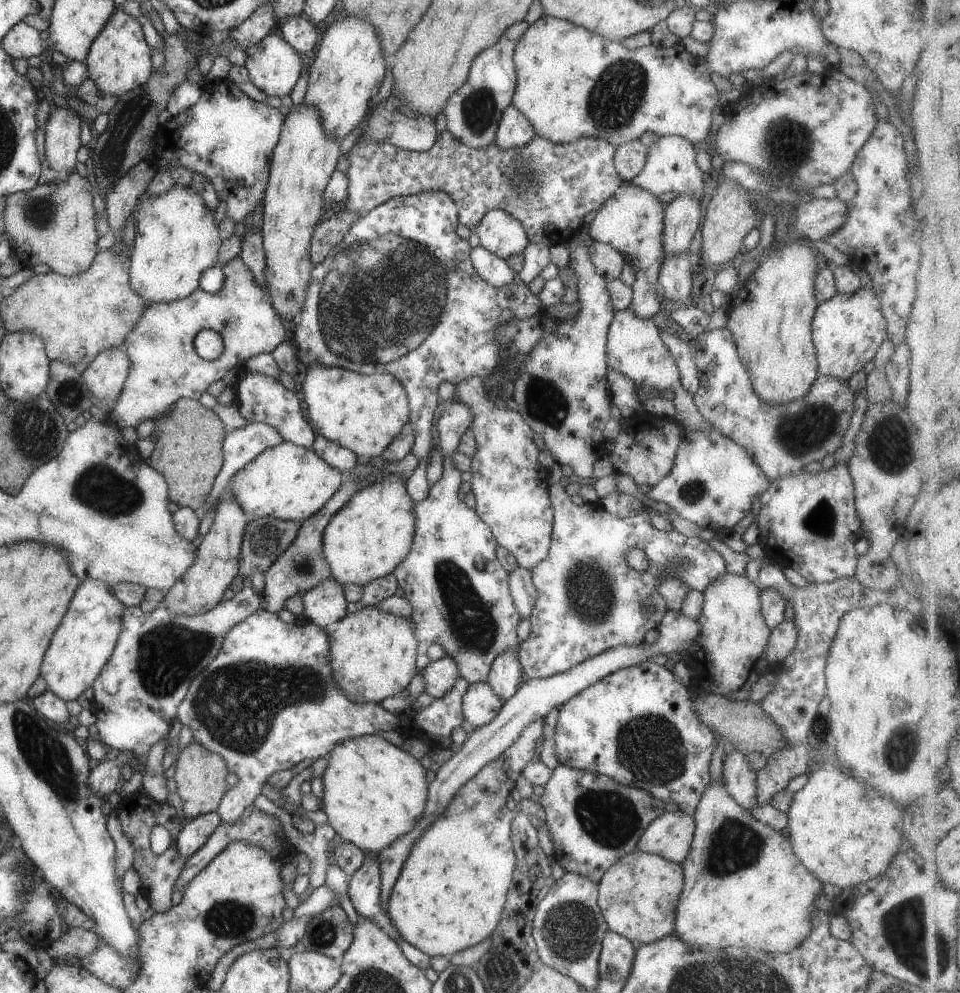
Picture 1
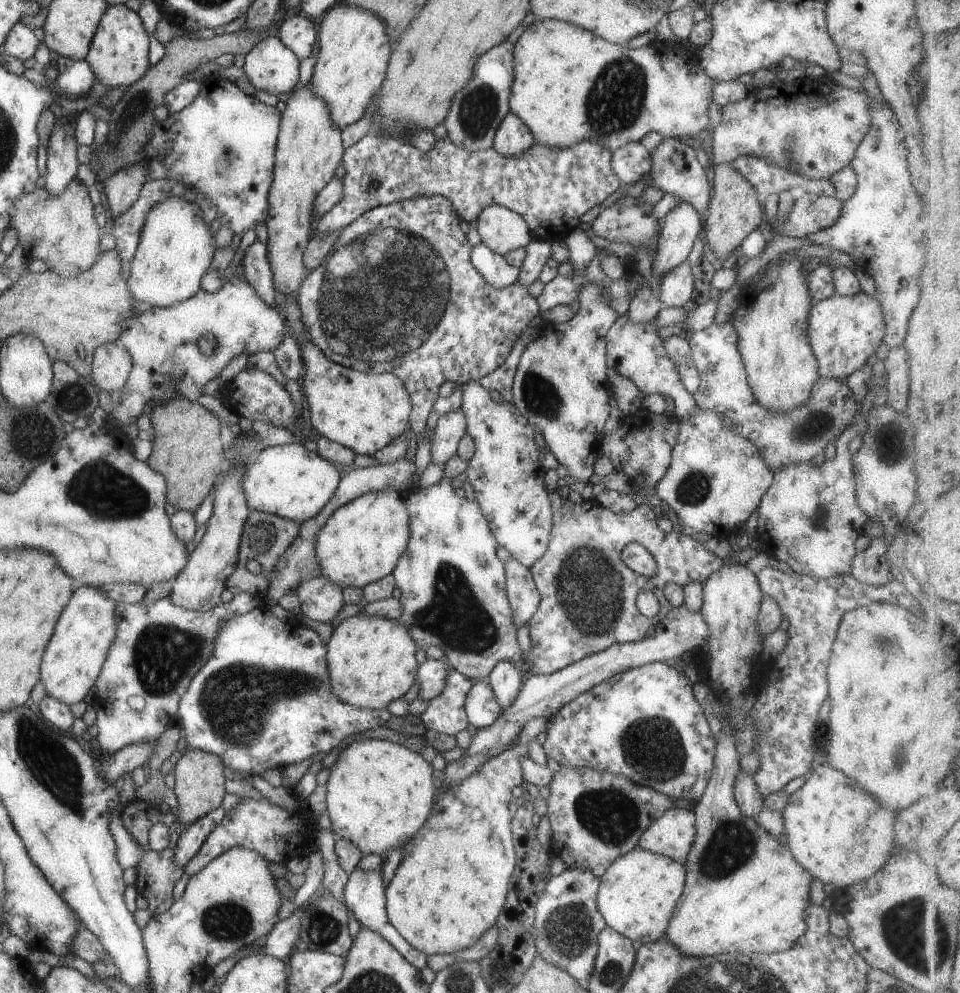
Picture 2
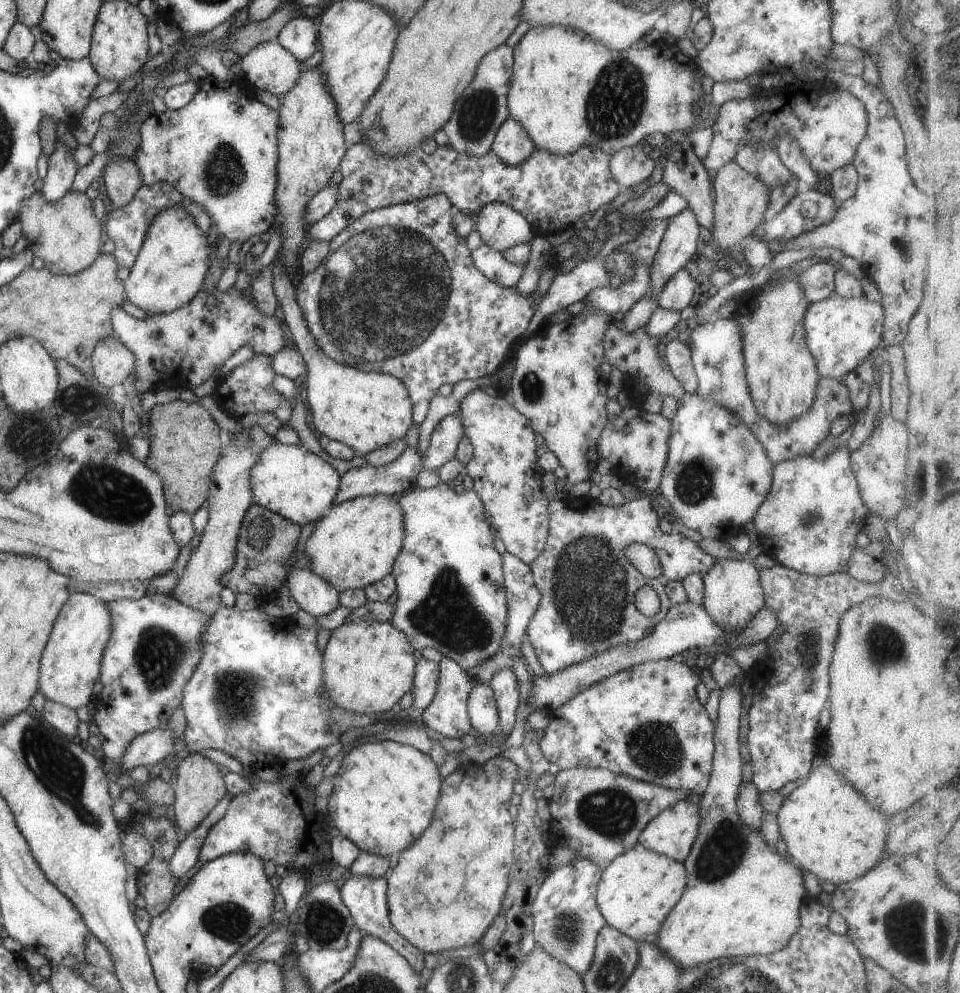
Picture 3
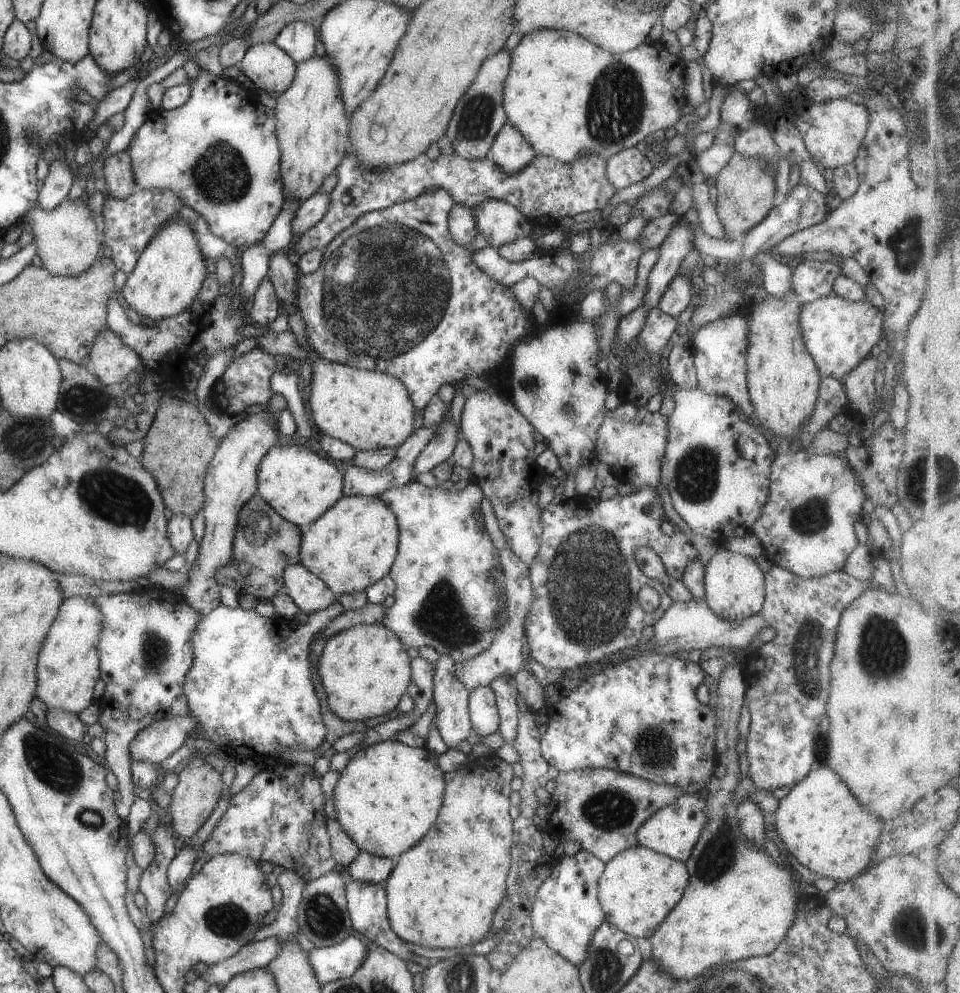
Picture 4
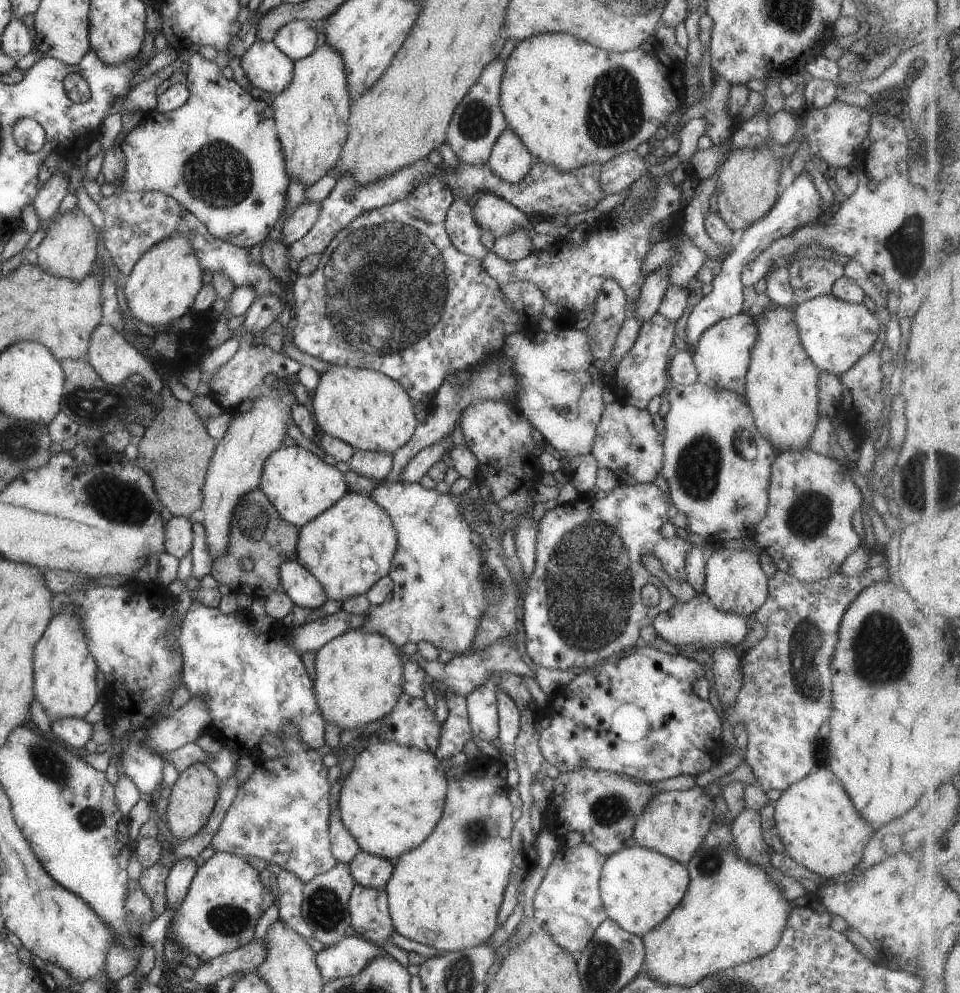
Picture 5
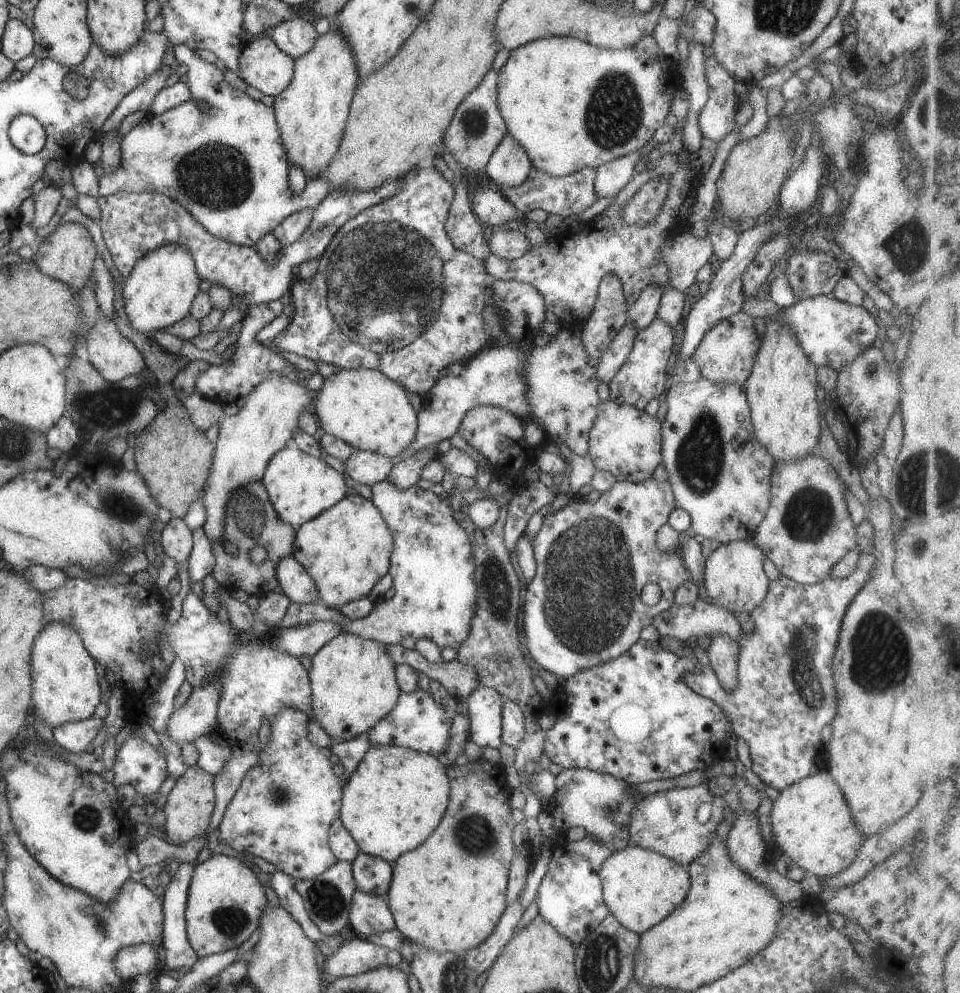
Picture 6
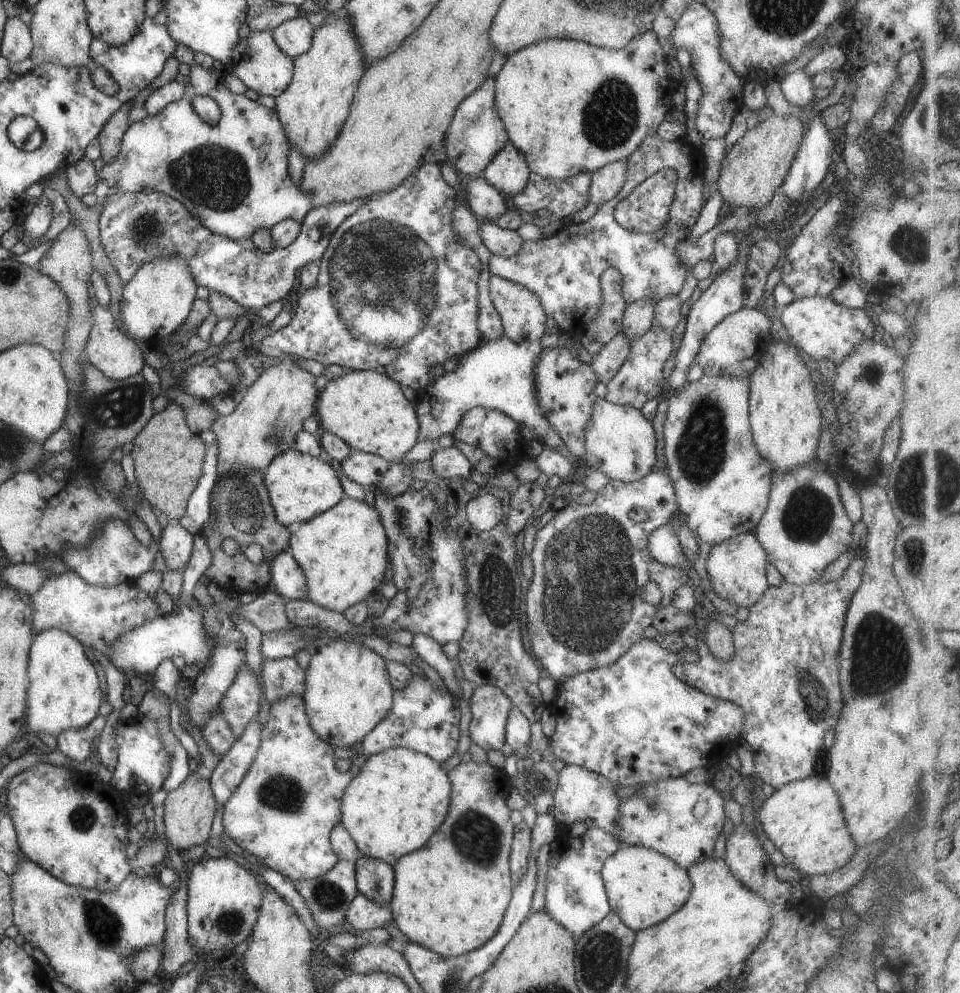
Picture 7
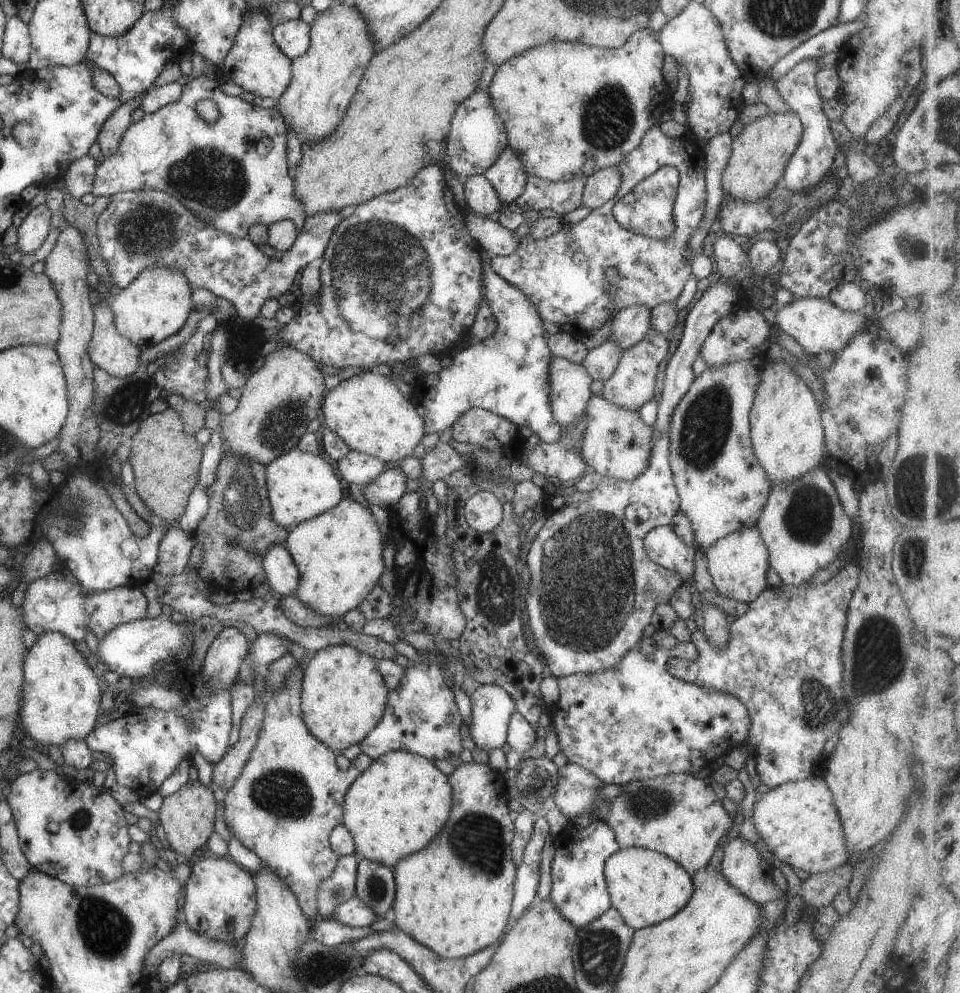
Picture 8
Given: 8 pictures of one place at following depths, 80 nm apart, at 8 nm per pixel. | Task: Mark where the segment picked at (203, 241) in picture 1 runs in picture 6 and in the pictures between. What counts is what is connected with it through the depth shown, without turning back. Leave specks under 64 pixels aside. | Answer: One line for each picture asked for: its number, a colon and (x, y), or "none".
2: (175, 246)
3: (169, 269)
4: (166, 277)
5: (161, 287)
6: (159, 290)

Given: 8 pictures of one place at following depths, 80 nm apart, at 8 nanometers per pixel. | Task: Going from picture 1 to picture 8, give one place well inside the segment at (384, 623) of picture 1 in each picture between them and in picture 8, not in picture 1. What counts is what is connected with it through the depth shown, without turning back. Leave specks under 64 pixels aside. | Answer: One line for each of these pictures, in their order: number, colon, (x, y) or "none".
2: (370, 660)
3: (367, 666)
4: (364, 670)
5: (358, 679)
6: (352, 685)
7: (347, 692)
8: (342, 696)

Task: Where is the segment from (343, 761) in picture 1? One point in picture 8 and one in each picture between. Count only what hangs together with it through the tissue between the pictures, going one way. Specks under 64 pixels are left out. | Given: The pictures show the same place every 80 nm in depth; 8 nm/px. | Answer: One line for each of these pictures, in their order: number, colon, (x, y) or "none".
2: (378, 794)
3: (383, 794)
4: (386, 797)
5: (393, 795)
6: (394, 798)
7: (398, 798)
8: (395, 806)

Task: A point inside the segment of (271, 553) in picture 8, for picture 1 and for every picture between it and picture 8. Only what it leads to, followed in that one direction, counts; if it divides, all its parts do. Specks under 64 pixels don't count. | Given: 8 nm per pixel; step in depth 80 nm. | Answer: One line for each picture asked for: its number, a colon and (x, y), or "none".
1: (323, 605)
2: (320, 599)
3: (312, 594)
4: (309, 593)
5: (304, 590)
6: (294, 582)
7: (287, 579)

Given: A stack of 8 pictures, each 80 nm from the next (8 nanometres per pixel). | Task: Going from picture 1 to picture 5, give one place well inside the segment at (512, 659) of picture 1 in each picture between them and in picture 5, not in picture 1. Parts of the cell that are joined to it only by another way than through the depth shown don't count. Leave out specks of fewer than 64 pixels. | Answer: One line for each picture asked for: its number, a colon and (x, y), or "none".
2: (504, 678)
3: (504, 684)
4: (504, 688)
5: (508, 714)

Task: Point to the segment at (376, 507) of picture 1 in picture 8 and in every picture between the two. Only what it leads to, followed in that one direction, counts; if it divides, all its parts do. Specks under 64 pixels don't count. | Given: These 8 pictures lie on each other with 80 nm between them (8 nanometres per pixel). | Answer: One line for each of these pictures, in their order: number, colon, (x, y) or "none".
2: (360, 542)
3: (355, 543)
4: (351, 545)
5: (349, 546)
6: (345, 549)
7: (342, 551)
8: (337, 553)

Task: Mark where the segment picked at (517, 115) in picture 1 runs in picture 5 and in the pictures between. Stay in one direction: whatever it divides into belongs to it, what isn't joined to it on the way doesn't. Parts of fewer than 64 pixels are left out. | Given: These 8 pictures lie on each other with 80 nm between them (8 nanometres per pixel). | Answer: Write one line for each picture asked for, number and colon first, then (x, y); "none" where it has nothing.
2: (512, 136)
3: (511, 144)
4: (509, 150)
5: (509, 159)

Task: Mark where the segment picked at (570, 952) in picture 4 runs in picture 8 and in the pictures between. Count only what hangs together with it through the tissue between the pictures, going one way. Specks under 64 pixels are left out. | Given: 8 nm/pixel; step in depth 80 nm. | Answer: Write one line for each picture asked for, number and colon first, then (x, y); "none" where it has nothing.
5: (567, 904)
6: (569, 898)
7: (574, 897)
8: (578, 891)

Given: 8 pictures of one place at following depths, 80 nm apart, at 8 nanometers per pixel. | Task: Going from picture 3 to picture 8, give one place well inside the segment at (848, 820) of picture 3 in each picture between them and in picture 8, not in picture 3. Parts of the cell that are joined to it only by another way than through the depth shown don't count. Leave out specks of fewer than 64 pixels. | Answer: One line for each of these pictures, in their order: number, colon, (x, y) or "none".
4: (822, 825)
5: (820, 829)
6: (810, 822)
7: (803, 819)
8: (798, 825)

